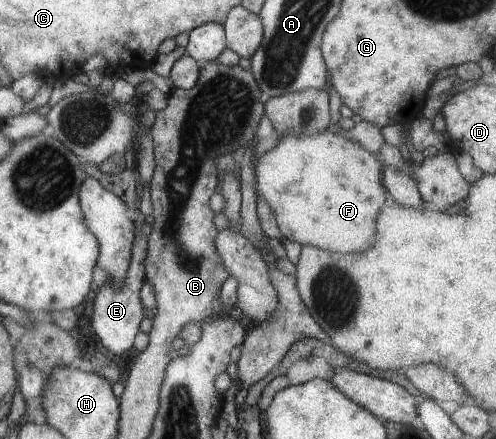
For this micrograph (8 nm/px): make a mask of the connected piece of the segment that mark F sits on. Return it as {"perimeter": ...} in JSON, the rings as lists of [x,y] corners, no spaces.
{"perimeter":[[[334,127],[309,134],[296,134],[287,129],[279,135],[273,149],[261,153],[253,167],[254,190],[271,209],[283,239],[300,245],[338,253],[367,251],[375,241],[375,217],[379,207],[390,202],[389,192],[382,183],[381,160],[360,144],[342,137]]]}

